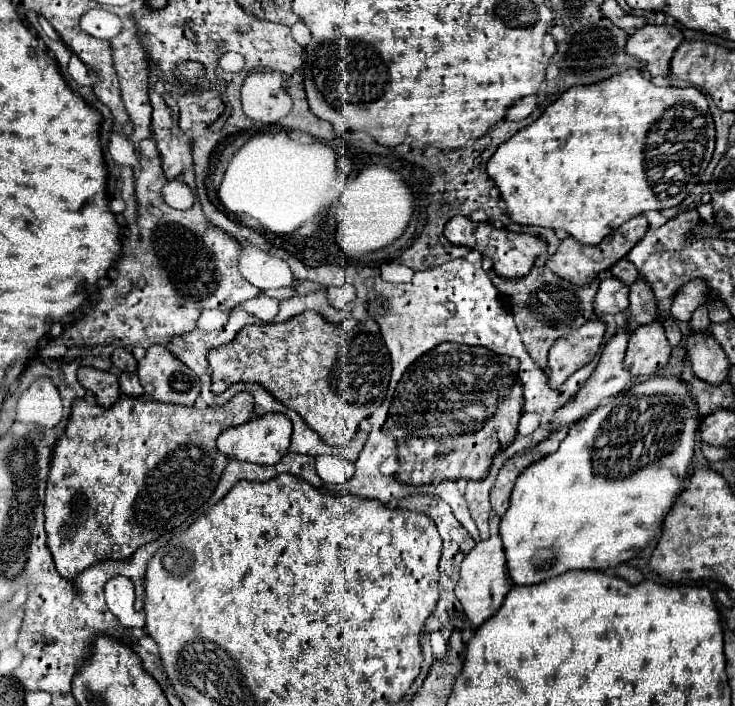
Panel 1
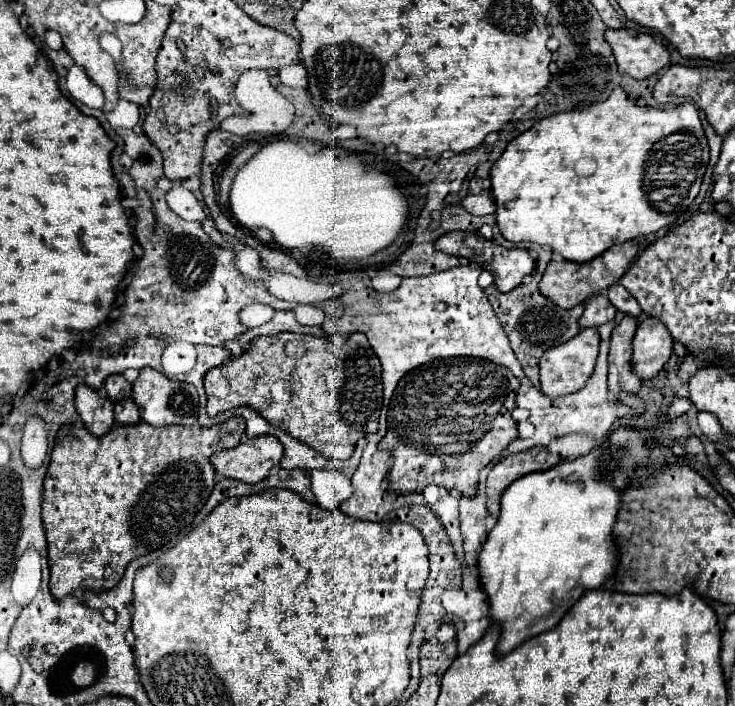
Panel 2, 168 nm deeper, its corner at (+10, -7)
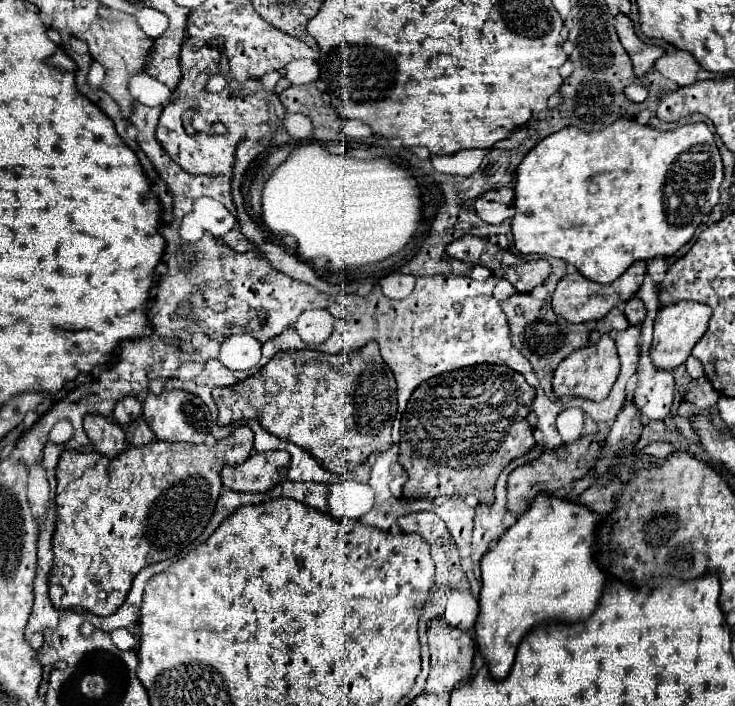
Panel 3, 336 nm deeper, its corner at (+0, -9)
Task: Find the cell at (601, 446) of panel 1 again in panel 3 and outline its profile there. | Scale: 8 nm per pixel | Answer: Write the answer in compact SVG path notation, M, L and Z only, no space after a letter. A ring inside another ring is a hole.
M539 495L539 499L535 499L535 503L531 503L531 507L527 509L529 511L523 511L517 523L509 527L497 541L497 545L489 549L481 559L483 579L479 595L481 613L477 619L477 647L487 661L491 677L495 679L509 675L521 639L535 625L541 625L543 621L577 623L581 619L587 619L595 611L599 595L603 595L605 587L605 575L603 571L599 571L599 563L595 563L593 557L595 531L601 515L577 501L557 495Z

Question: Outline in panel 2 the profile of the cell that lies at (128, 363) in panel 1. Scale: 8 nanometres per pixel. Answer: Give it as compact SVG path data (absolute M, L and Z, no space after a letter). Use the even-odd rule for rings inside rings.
M113 375L109 377L109 381L105 381L105 395L111 401L119 401L119 399L129 399L131 397L131 383L125 381L123 375Z

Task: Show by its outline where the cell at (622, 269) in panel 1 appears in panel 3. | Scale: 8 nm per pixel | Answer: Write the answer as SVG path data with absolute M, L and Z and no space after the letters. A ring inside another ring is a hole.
M631 297L625 305L623 305L623 313L625 313L625 317L629 319L629 323L631 325L635 325L637 321L643 321L645 319L645 305L643 305L643 301L639 299L639 297Z

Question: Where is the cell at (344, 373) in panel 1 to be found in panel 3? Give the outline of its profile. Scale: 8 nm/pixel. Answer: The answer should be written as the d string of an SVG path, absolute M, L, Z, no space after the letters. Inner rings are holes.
M369 341L355 353L329 355L313 349L303 351L279 351L261 371L235 383L235 387L217 387L213 399L219 407L219 425L229 425L239 419L255 419L271 435L291 441L315 459L321 461L325 469L337 475L351 473L369 453L385 451L391 445L391 425L397 413L397 385L391 369L379 355L379 345Z

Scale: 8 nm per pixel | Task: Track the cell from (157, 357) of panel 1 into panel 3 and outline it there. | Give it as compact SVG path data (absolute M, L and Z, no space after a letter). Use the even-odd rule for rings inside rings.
M171 389L155 395L153 391L147 393L143 401L143 417L153 429L155 437L161 441L185 441L185 443L203 443L207 435L211 433L211 413L207 411L207 405L187 391Z

